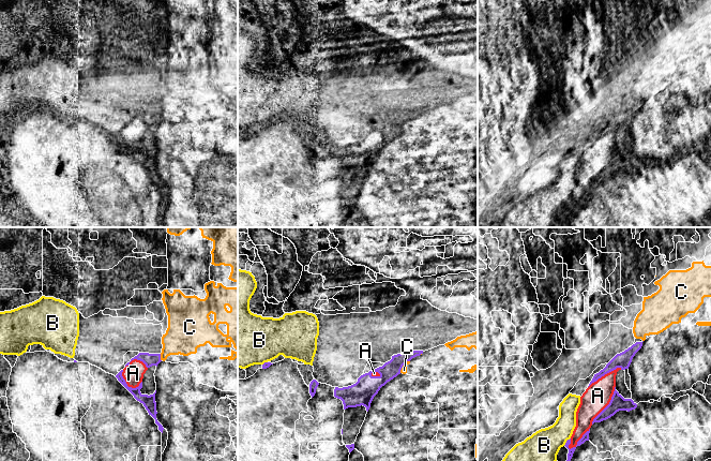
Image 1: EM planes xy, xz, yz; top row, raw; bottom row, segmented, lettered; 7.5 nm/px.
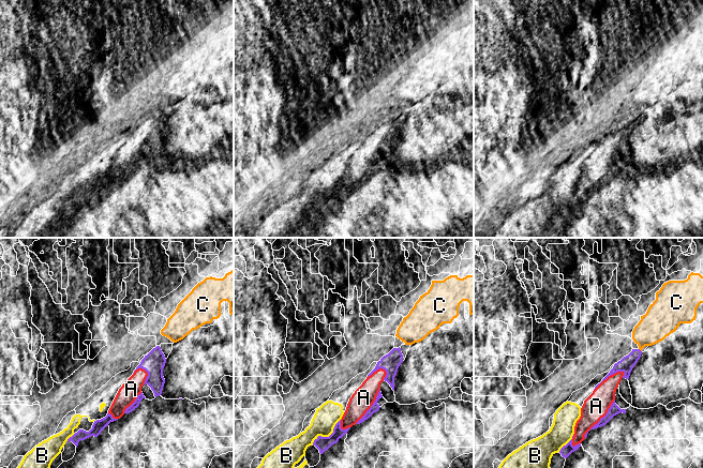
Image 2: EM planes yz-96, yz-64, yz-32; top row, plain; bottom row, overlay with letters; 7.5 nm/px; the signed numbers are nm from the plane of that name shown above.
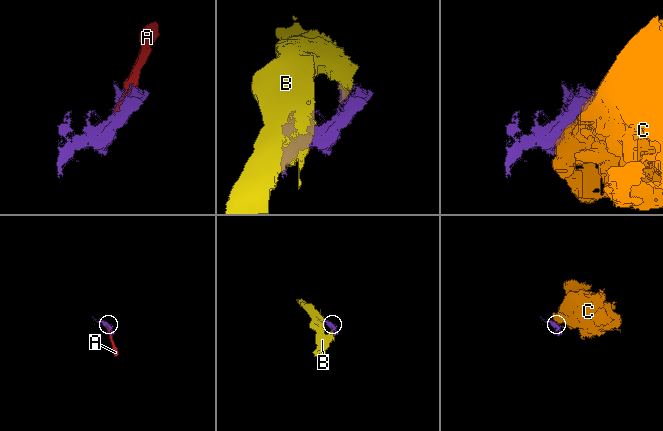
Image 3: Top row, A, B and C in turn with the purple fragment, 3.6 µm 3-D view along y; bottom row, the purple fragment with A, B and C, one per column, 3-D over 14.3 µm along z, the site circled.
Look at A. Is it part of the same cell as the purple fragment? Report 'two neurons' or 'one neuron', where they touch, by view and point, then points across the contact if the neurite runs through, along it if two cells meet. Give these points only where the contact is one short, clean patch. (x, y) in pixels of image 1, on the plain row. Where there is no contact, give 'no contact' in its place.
one neuron | yz (607, 165)

